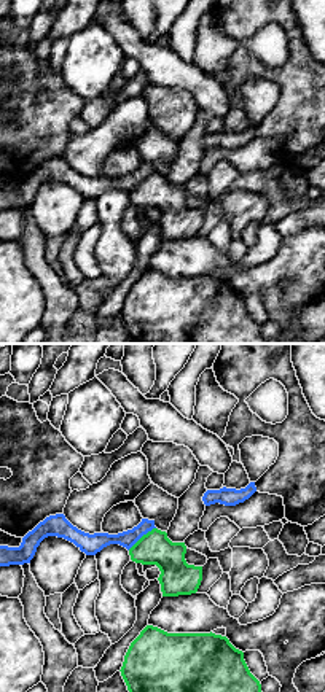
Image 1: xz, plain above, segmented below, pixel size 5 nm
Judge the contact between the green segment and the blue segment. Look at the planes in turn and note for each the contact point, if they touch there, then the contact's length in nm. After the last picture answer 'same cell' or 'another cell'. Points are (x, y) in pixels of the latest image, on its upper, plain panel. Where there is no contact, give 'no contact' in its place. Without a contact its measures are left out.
contact (142, 180); length 180 nm

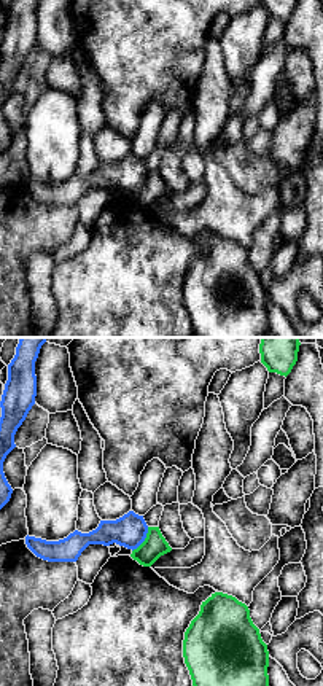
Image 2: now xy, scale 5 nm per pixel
contact (145, 183); length 150 nm

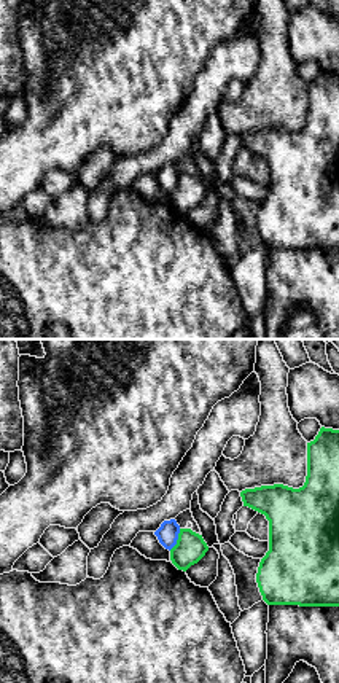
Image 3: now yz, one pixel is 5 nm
contact (177, 183); length 130 nm

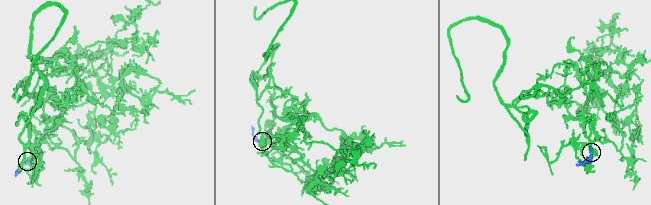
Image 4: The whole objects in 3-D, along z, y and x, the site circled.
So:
another cell

